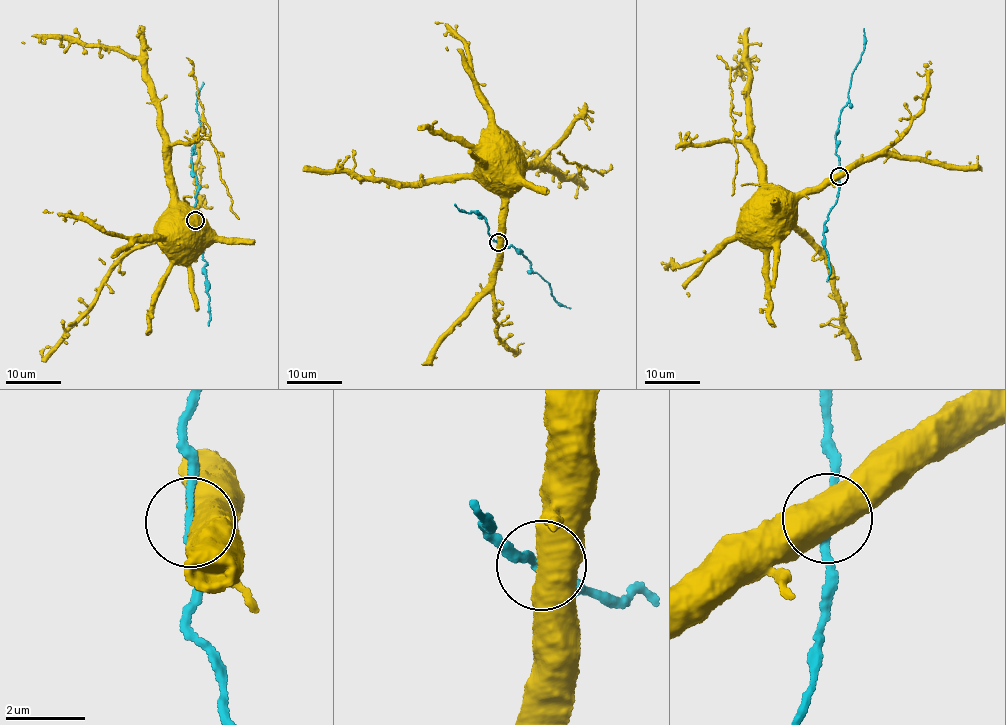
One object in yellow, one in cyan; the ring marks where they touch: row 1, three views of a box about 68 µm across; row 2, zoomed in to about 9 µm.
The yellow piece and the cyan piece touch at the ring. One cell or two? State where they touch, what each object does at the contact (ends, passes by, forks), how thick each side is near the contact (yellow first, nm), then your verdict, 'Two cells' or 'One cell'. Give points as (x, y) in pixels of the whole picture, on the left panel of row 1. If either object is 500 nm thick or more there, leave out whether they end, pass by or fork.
Place: (195, 220). Thickness 550 nm (yellow) against 160 nm. One cell

